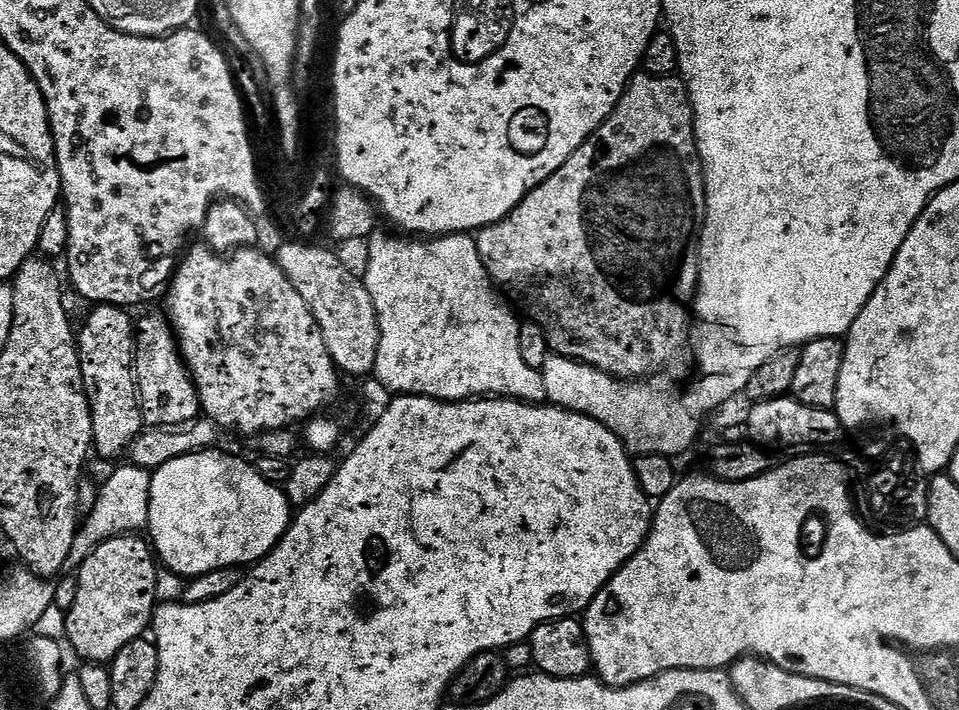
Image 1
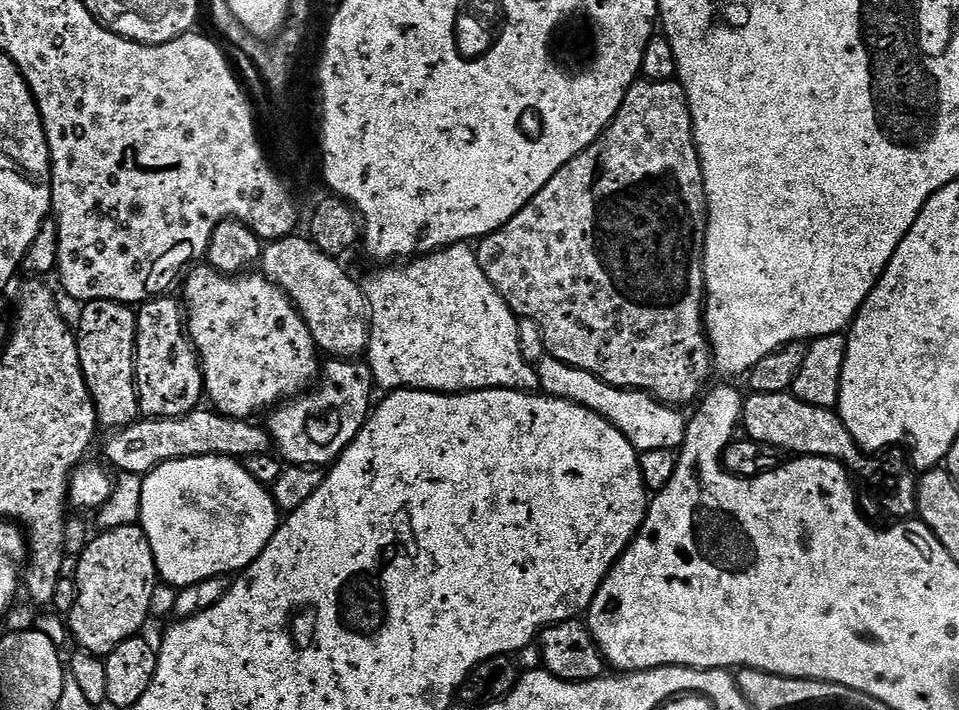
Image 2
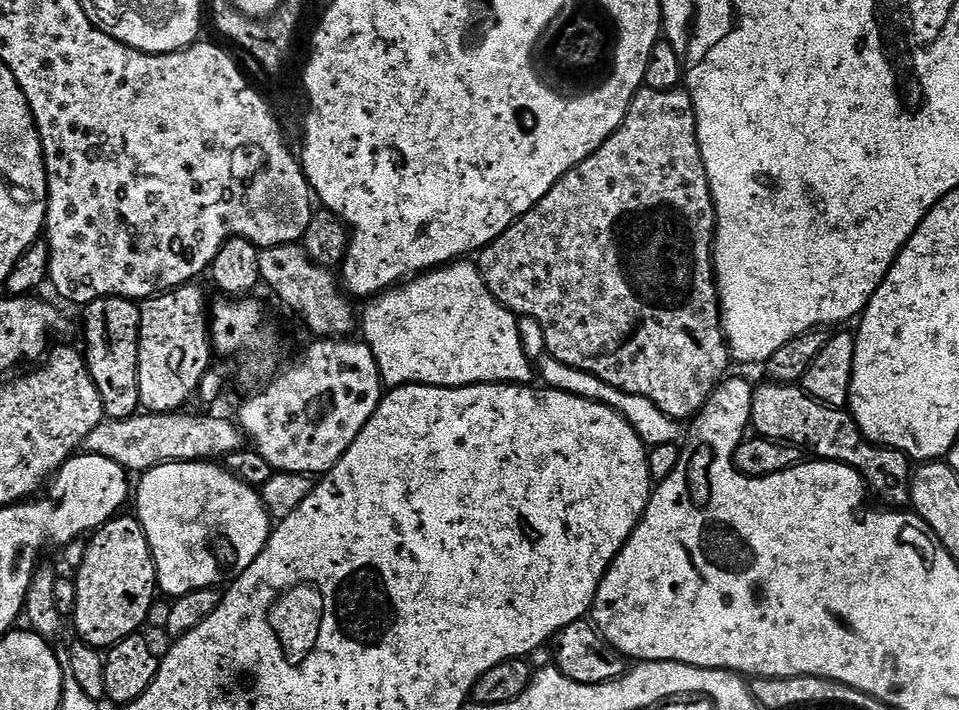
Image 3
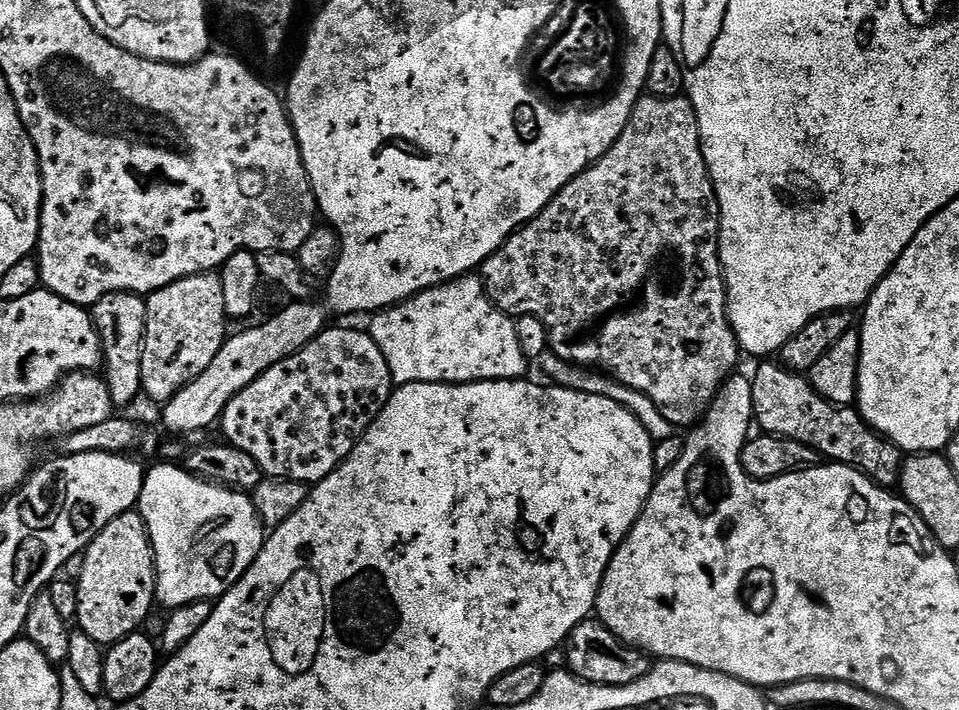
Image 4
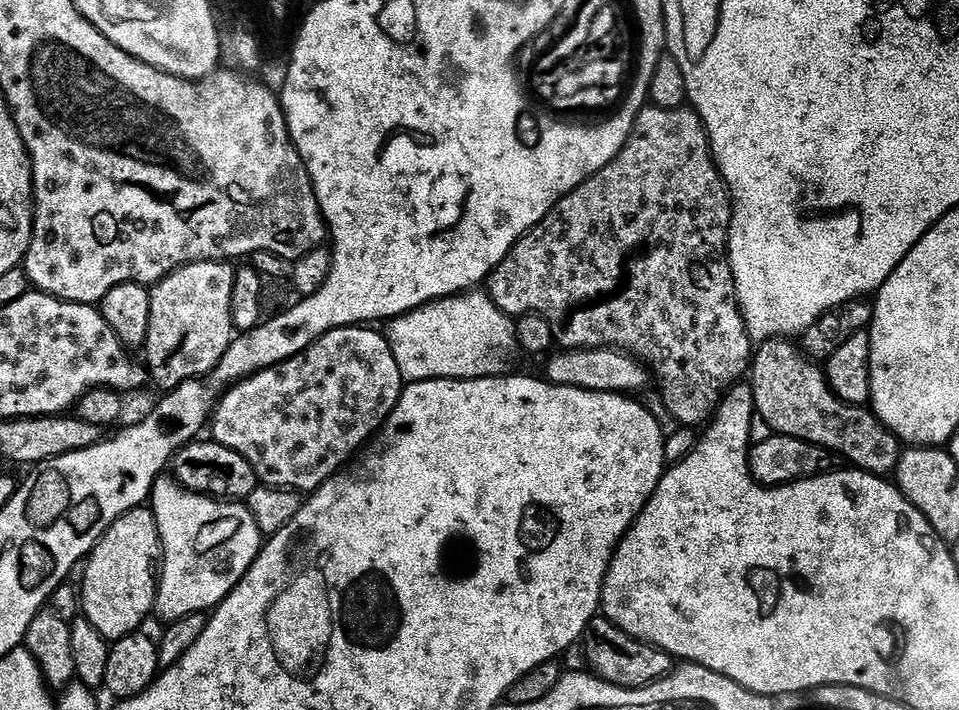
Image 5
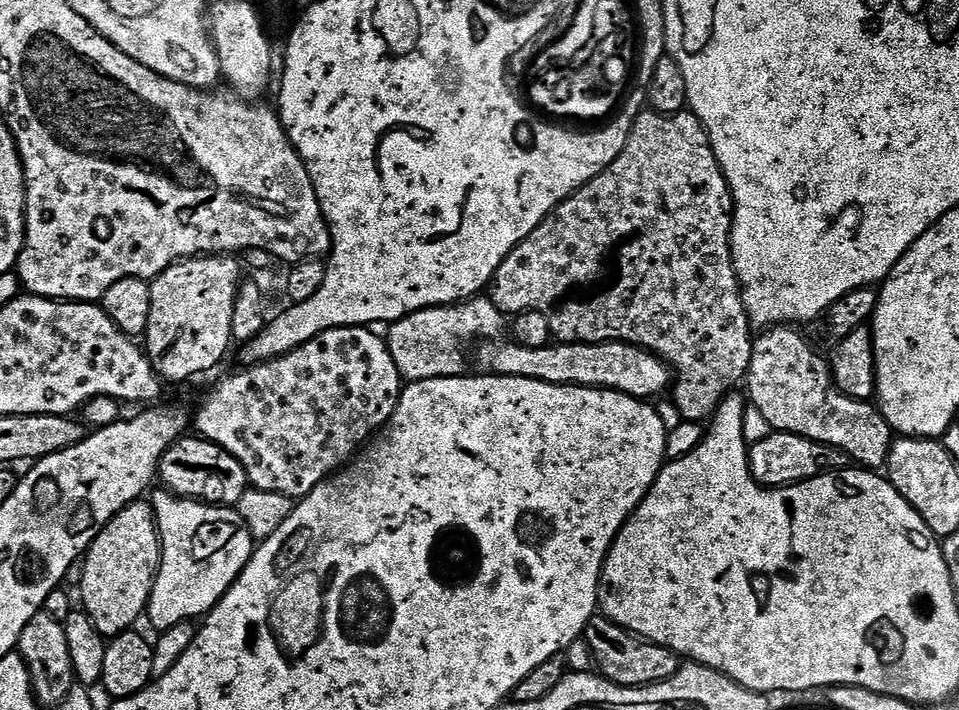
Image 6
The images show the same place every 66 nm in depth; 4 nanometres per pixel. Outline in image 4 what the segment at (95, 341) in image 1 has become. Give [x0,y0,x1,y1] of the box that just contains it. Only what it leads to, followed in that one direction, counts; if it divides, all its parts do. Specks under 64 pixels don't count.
[90,292,148,409]

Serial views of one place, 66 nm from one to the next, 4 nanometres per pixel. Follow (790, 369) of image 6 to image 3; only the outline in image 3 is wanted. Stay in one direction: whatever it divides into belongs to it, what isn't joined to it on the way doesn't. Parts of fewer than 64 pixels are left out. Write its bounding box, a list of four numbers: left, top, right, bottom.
[750,382,910,509]

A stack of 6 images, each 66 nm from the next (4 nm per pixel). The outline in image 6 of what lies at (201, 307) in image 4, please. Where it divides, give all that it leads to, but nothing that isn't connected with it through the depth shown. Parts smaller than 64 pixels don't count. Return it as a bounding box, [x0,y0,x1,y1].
[146,254,242,382]

